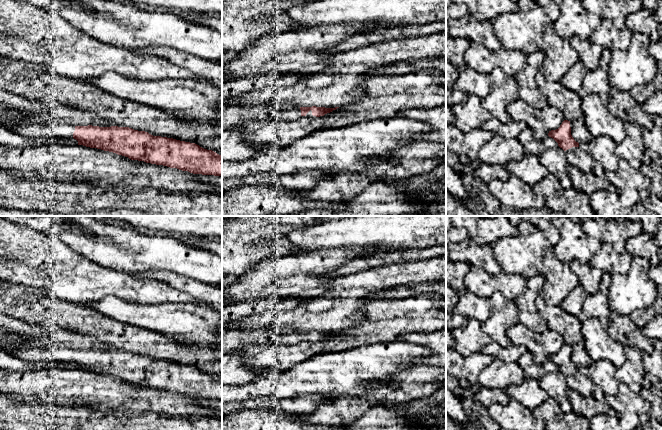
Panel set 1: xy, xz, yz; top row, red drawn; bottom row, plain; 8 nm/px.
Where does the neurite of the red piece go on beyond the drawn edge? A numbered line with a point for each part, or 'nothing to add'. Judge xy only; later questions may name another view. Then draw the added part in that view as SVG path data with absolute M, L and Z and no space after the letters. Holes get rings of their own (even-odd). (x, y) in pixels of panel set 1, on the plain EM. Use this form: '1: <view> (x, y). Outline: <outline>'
1: xy (13, 343). Outline: M8 334L3 341L3 350L20 359L31 362L73 362L75 350L65 347L34 347L24 349L22 346L28 344L30 338L20 334Z

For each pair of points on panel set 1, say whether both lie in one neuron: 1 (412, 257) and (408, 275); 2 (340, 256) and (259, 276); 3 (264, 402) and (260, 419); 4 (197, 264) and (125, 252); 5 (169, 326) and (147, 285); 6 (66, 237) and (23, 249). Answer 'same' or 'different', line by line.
1: different
2: same
3: different
4: same
5: different
6: different

